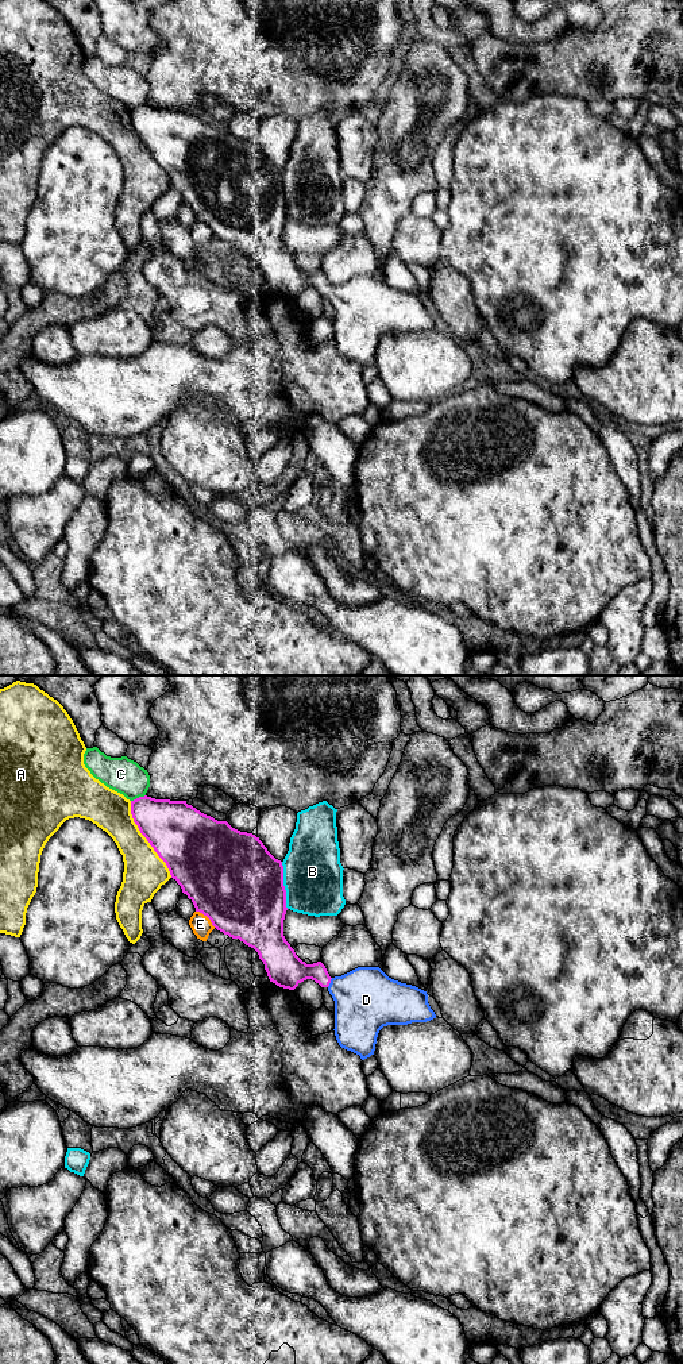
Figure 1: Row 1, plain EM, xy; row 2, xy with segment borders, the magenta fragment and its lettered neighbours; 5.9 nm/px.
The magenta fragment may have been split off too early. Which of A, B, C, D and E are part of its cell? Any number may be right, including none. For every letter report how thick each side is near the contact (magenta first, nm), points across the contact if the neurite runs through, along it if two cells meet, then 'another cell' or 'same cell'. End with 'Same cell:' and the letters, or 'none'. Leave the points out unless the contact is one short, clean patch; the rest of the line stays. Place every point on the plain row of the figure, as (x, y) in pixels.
A: calibres 380 and 240 nm; another cell
B: calibres 500 and 360 nm; another cell
C: calibres 300 and 200 nm; another cell
D: calibres 180 and 380 nm; way xy (289, 280), (316, 280), (330, 291), (361, 303), (366, 308); same cell
E: calibres 500 and 120 nm; another cell
Same cell: D

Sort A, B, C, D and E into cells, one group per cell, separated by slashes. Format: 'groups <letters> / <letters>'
groups A / B / C / D / E

